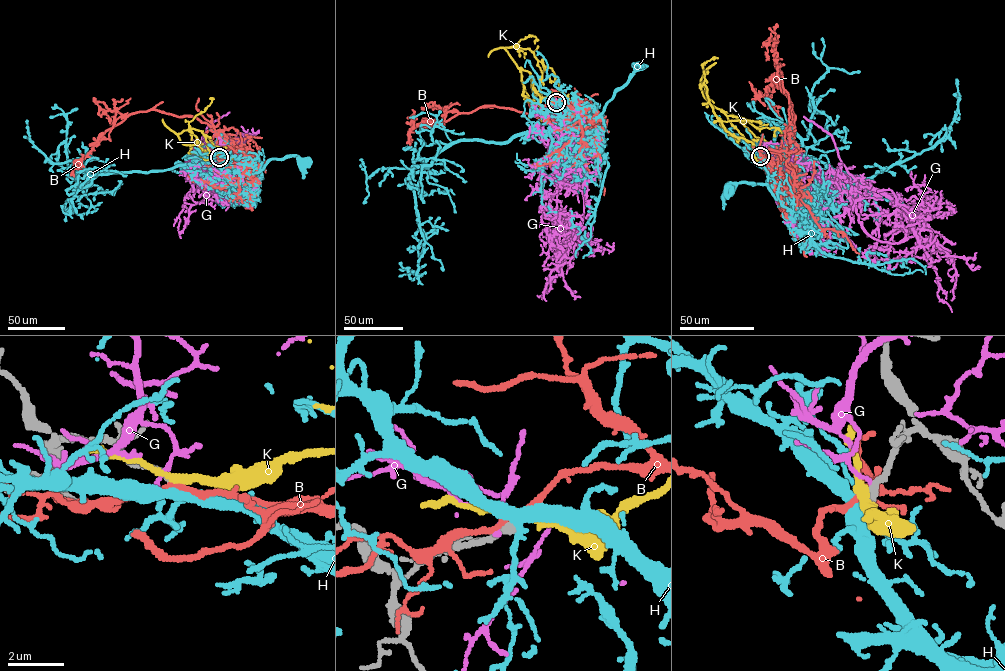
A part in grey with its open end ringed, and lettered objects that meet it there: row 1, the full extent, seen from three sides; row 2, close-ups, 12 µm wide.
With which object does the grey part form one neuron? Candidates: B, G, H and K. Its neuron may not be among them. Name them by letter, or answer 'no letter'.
no letter

